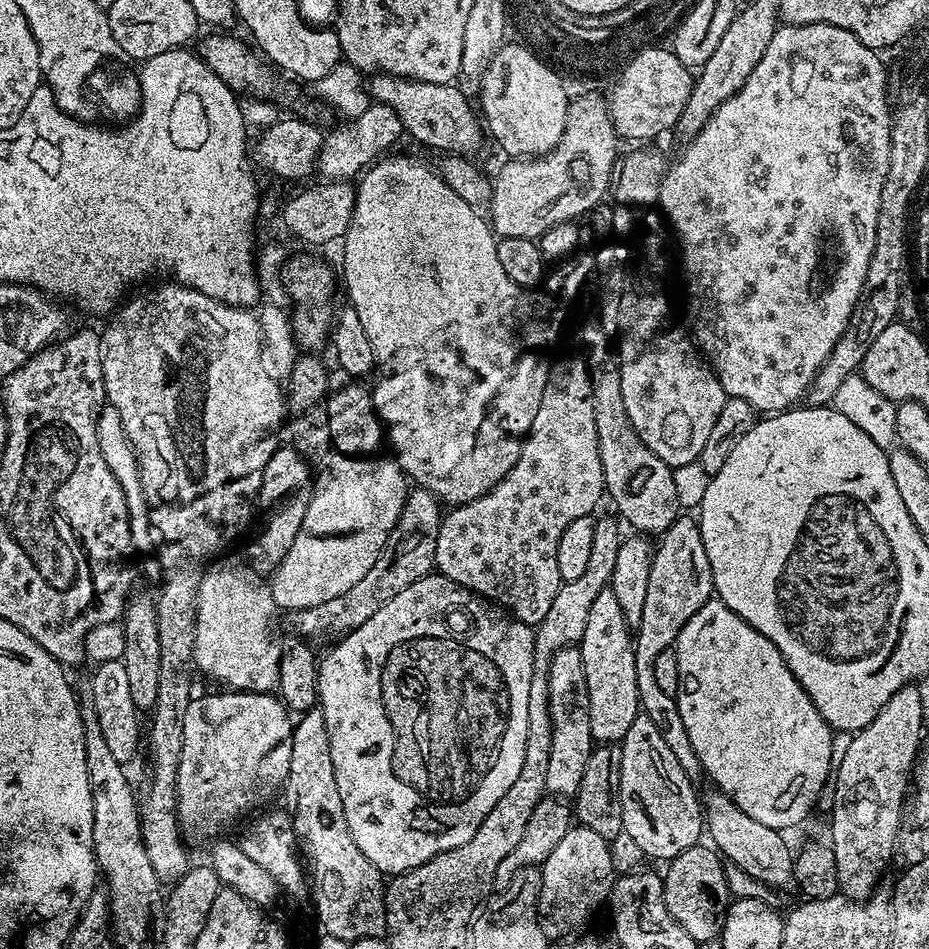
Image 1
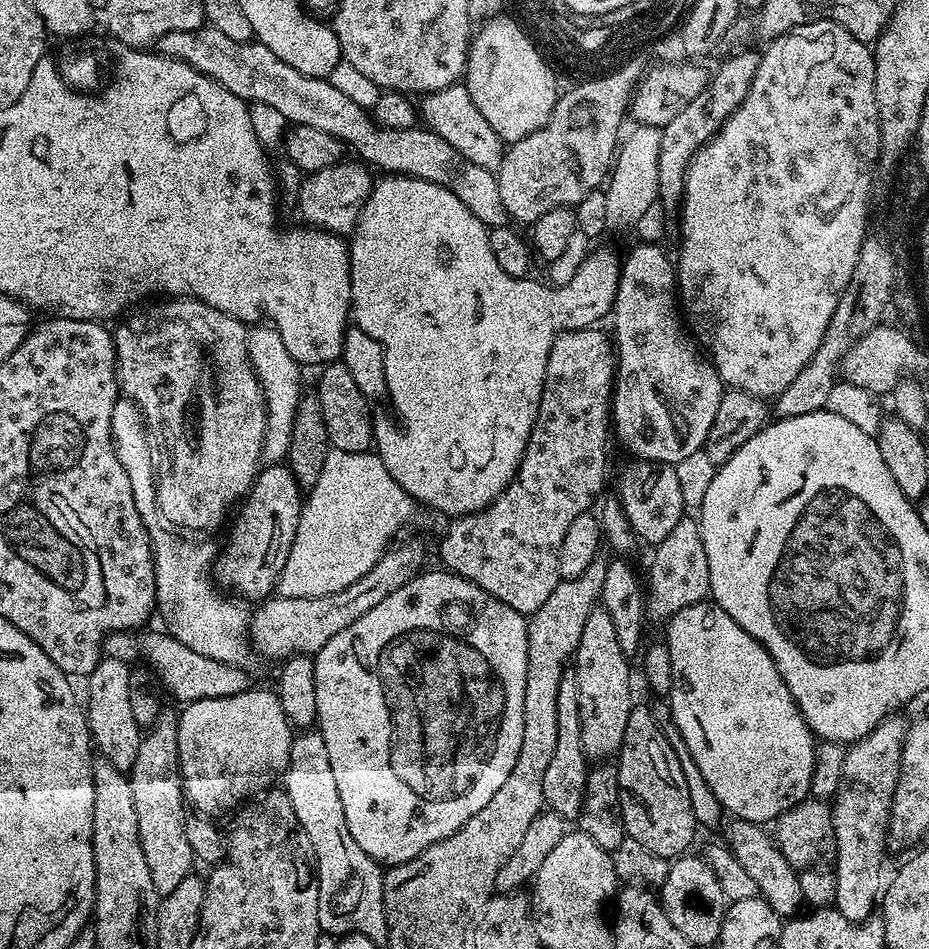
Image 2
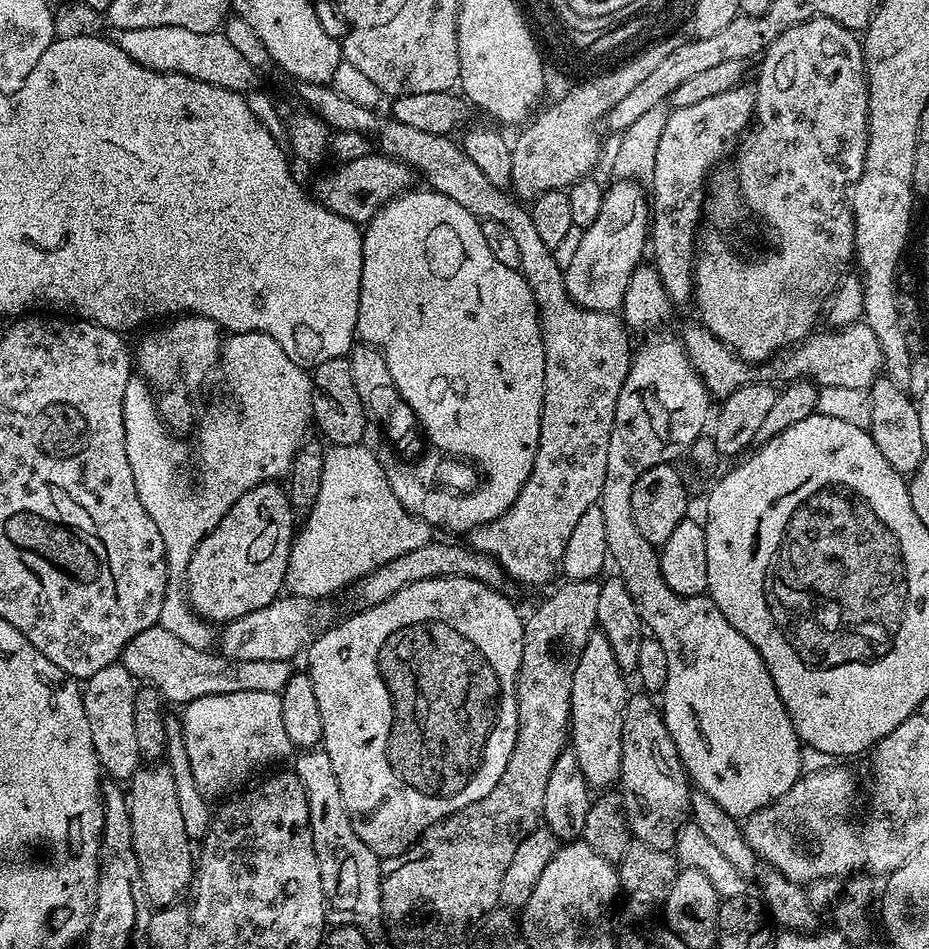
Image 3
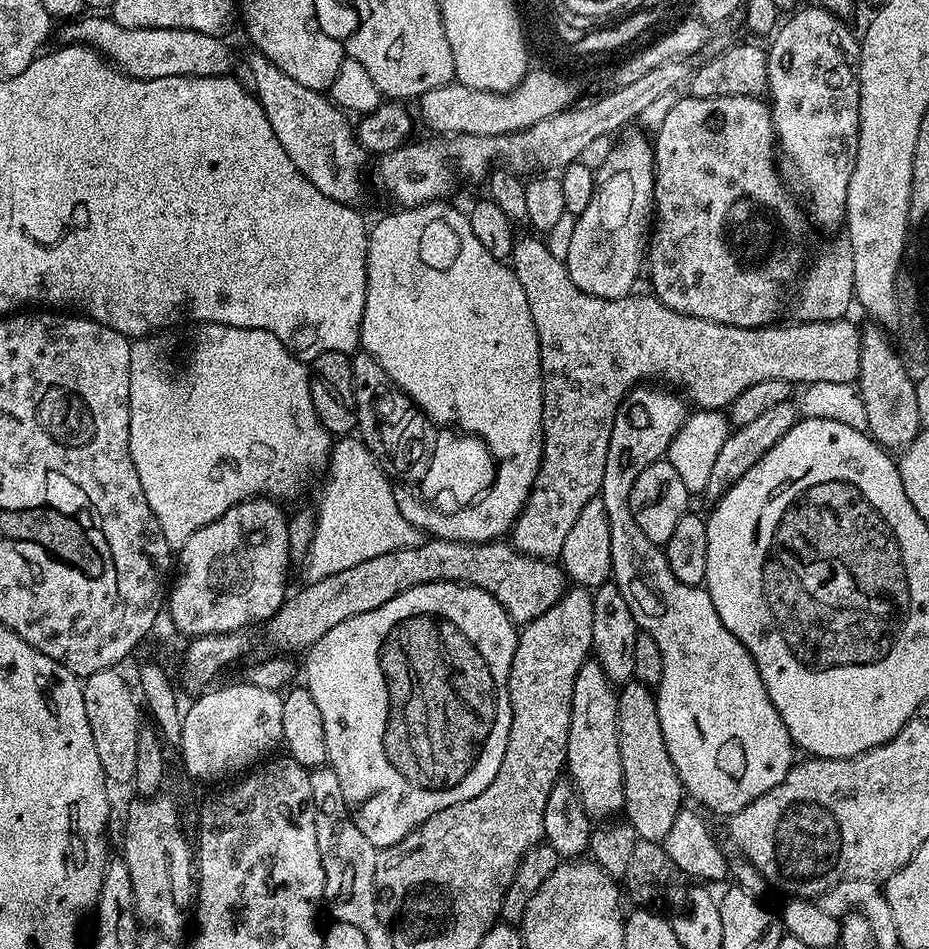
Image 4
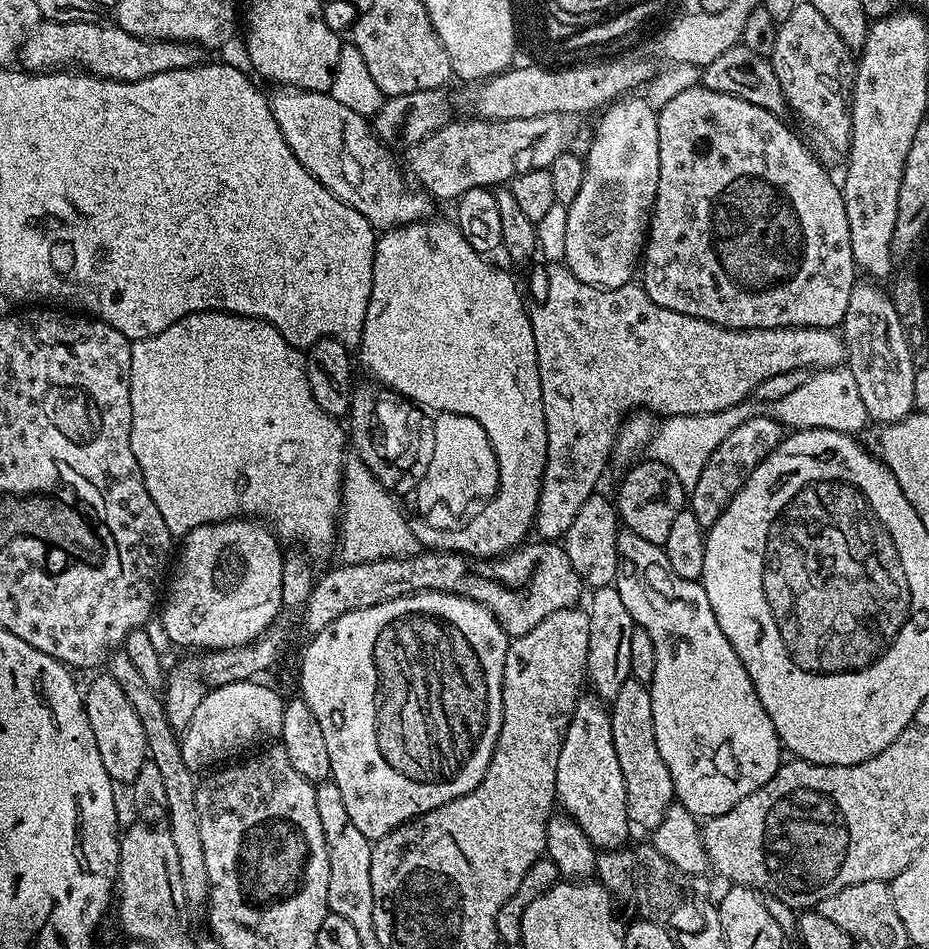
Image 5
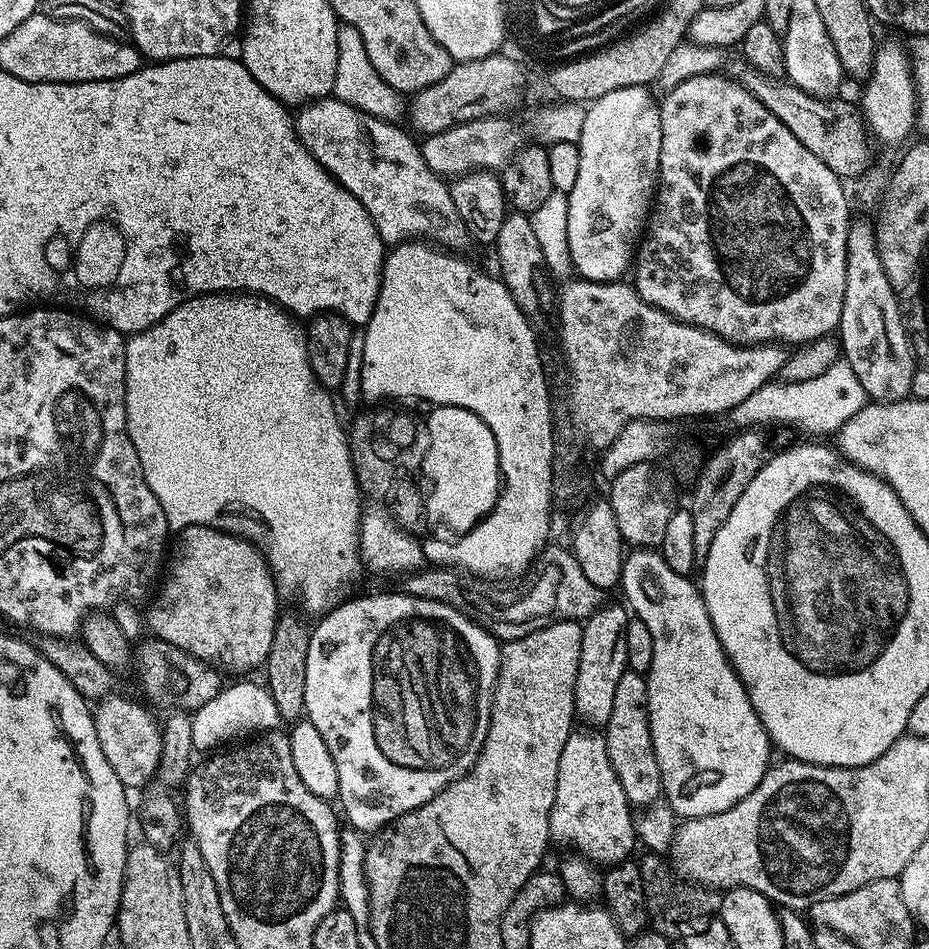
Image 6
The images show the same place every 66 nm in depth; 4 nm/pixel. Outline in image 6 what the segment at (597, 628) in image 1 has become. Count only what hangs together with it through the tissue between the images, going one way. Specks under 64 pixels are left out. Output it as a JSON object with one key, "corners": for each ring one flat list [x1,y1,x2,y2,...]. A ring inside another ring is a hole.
{"corners":[[580,726,572,731,570,738,566,738,566,746,558,762,558,790,554,790,554,806,550,810,550,836,553,841,561,840,564,844,573,840,575,849,581,855,601,866,627,860,633,855,632,851,638,848,634,809,626,798,626,790,622,790,622,782,618,782,618,774,614,774,614,766,610,766,603,731]]}

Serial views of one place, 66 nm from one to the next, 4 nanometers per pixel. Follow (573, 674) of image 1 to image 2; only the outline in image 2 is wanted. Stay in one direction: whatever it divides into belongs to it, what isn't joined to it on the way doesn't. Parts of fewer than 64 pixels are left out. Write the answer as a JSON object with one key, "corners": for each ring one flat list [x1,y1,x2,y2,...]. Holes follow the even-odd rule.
{"corners":[[565,674,562,686,558,688,558,743,548,763,546,774,542,777,545,805,551,811,563,816,565,821,575,821,582,810,589,771,590,761,582,746,582,714,578,706,578,682,575,675]]}

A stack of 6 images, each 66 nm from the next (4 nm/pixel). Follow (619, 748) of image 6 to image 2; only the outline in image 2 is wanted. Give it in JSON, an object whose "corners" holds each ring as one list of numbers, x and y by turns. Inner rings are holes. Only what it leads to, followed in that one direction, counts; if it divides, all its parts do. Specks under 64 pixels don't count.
{"corners":[[633,707,615,766,627,839,646,846,650,854,658,854,663,860,685,855,698,833,694,810,690,807,690,790,686,786,686,774,682,774,682,766,670,742,666,742,666,734,651,707]]}

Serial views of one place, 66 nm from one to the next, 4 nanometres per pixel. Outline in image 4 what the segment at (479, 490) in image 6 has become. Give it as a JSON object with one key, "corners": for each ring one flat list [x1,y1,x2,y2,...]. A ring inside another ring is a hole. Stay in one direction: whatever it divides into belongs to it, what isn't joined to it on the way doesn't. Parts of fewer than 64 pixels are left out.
{"corners":[[441,429,436,436,434,457,430,467,419,483,421,497,428,502,444,500,445,507,454,510,468,507,488,491,496,476,495,460,489,454,488,445,482,439,471,434]]}

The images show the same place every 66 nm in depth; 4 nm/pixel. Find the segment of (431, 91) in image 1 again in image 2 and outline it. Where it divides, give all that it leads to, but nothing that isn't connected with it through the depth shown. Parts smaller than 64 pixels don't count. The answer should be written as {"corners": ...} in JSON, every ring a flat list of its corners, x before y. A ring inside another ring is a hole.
{"corners":[[457,82,448,88,427,93,421,100,424,101,419,101,418,112,423,127,438,134,438,138,446,138,446,142,450,142,450,146,454,146,462,158,470,158,470,162,478,162,478,166,491,172,500,167,506,151,504,139,496,133,494,126,490,126,490,122,486,122,486,118,482,118,482,110,474,106,463,83]]}

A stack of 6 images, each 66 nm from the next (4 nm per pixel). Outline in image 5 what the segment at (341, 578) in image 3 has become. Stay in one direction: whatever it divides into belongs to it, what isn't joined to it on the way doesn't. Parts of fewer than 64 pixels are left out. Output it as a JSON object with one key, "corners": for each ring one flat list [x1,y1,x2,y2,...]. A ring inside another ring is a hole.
{"corners":[[355,458,345,459,344,483,342,485,342,507,338,517,338,545,340,544,340,560,346,564,361,564,362,562,374,562,382,558,398,558,399,556,413,556,422,549,418,538,414,538,414,530,409,517,400,513,397,497,384,489,374,474]]}

